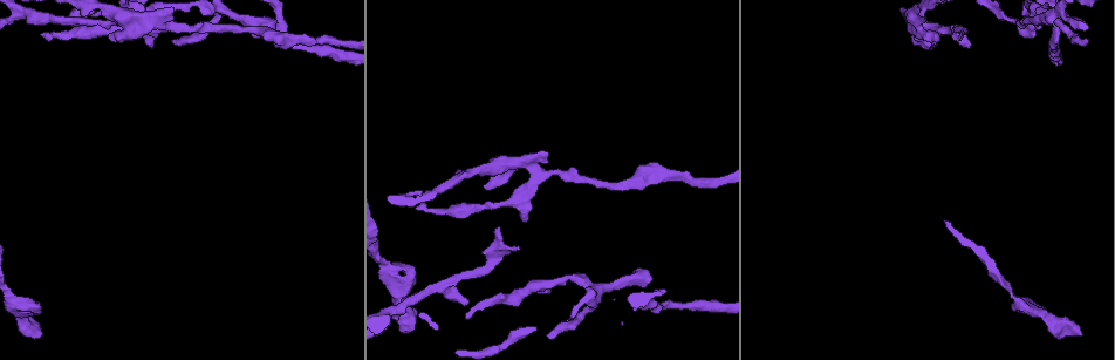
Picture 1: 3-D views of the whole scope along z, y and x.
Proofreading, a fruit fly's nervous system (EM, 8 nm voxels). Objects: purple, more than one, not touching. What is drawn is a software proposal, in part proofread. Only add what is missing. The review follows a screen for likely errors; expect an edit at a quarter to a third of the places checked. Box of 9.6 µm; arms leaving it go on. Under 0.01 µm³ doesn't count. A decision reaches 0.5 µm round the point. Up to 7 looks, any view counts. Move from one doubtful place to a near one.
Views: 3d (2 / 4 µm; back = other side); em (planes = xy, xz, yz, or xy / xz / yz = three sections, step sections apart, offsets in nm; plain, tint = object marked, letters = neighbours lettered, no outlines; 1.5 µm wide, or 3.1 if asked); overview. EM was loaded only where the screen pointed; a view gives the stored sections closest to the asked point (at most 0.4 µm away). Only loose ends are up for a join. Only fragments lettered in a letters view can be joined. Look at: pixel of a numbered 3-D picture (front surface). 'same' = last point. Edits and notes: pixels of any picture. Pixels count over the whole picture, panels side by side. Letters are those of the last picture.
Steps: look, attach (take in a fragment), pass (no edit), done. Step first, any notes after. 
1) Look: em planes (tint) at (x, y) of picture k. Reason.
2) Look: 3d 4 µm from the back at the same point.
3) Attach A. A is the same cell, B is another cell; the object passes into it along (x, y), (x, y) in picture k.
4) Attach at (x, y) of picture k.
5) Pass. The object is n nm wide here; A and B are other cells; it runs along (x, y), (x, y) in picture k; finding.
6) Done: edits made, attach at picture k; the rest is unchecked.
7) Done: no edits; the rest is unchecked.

Look: em planes (letters) at (466, 318) of picture 1. An open end.

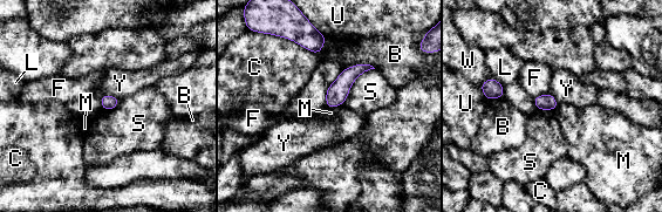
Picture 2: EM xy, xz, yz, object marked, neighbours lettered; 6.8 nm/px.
Pass. B, C, F, L, M, S, U, W and Y are other cells; a border runs along (100, 96), (114, 95), (120, 101) in picture 2; none of them fits.

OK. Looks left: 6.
Look: 3d 4 µm at (42, 36) of picture 1. An open end.

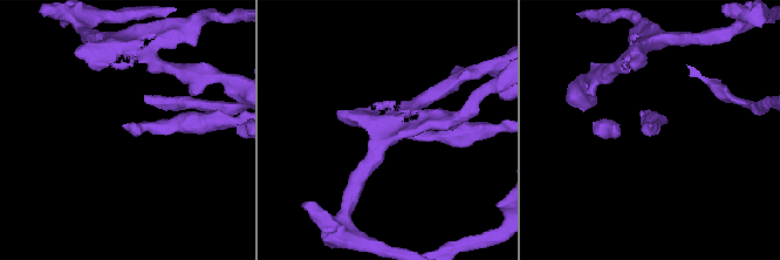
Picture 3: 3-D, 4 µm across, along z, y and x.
Look: em xz step 4 (tint) at (650, 129) of picture 3. Need the tissue.

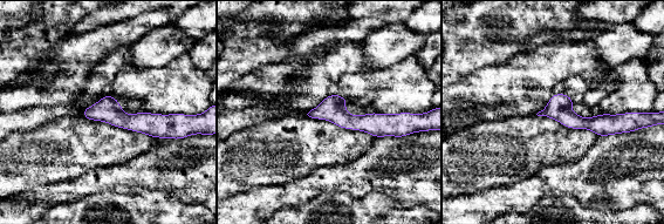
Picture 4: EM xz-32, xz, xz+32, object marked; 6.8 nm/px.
Look: em planes (letters) at the same point. Another direction.

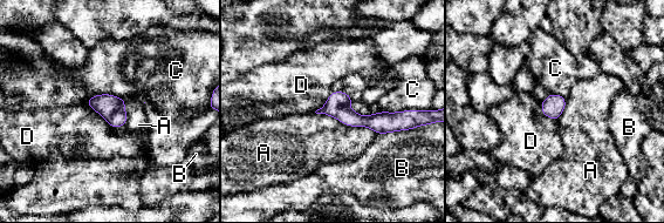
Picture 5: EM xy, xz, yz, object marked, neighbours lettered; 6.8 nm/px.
Pass. A, B, C and D are other cells; it runs along (322, 110), (361, 121), (403, 116) in picture 5; none of them fits.

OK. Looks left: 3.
Look: 3d 2 µm from the back at (970, 46) of picture 1. An open end.

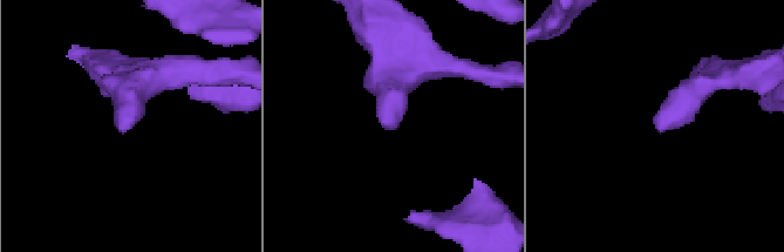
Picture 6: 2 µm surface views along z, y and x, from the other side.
Look: em xy step 8 (letters) at (387, 123) of picture 6.

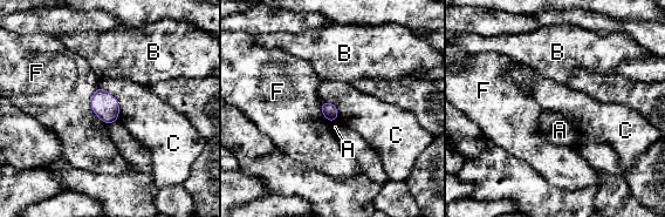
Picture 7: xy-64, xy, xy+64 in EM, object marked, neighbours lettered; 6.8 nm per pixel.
Look: em planes (letters) at the same point. Cut it another way.

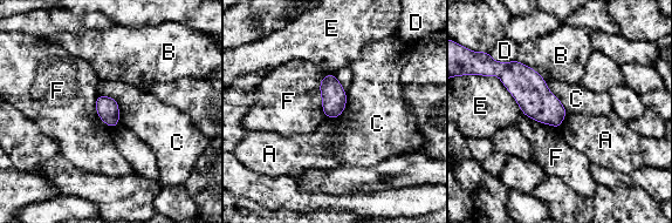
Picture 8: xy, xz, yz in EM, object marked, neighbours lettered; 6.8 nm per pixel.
Pass. A, B, C, D, E and F are other cells; a border runs along (98, 94), (116, 101), (120, 123) in picture 8; no lettered fragment goes on from it.

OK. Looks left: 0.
Done: no edits; the rest is unchecked.

